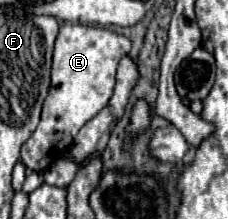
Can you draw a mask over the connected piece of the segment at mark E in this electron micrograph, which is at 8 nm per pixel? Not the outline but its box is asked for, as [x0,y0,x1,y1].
[22,23,132,173]

